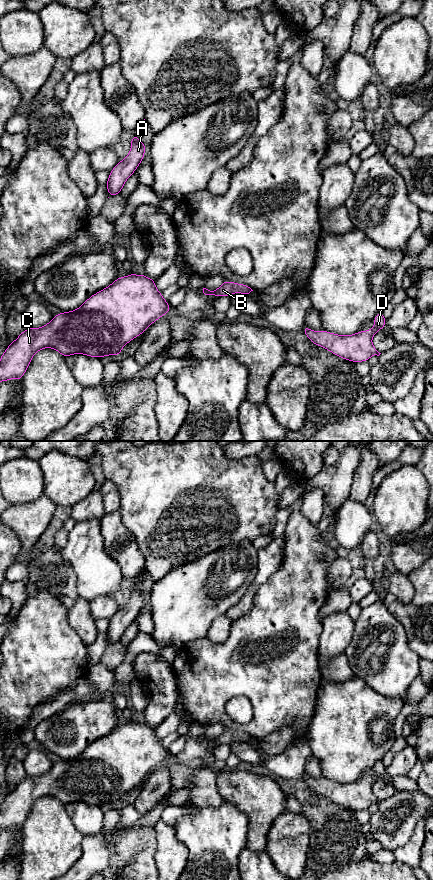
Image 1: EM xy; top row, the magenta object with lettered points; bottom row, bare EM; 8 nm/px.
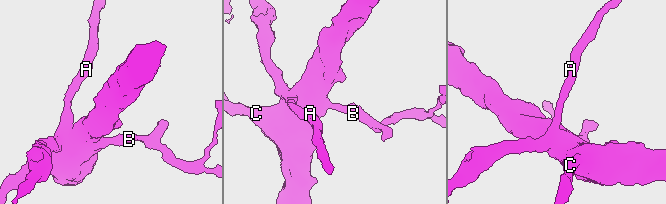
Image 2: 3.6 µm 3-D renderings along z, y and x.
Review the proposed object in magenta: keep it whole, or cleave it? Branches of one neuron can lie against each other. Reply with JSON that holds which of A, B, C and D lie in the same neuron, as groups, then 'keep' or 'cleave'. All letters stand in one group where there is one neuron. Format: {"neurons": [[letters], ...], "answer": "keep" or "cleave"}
{"neurons": [["A", "B", "C", "D"]], "answer": "keep"}

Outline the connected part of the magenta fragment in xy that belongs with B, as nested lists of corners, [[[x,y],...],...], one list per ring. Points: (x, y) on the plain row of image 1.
[[[225,728],[223,732],[216,738],[210,739],[206,736],[203,736],[203,741],[205,743],[212,743],[217,745],[230,745],[234,741],[249,742],[251,739],[253,738],[246,732],[239,732],[230,730],[228,728]]]

